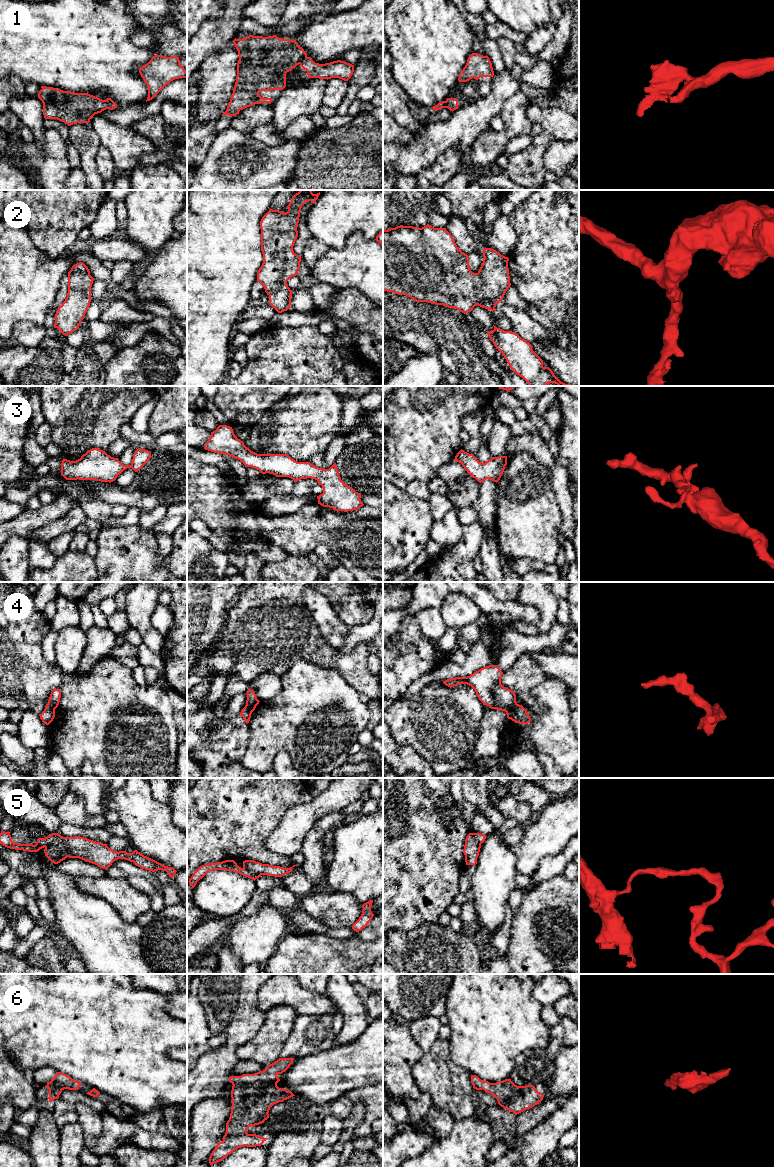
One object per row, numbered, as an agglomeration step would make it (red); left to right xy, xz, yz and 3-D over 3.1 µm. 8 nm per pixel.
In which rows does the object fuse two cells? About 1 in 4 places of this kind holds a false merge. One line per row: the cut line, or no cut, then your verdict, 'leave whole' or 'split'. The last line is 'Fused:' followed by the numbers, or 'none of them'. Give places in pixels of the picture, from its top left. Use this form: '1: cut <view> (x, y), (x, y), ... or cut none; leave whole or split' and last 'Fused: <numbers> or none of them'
1: cut xz (306, 55), (298, 63); split
2: cut none; leave whole
3: cut none; leave whole
4: cut yz (516, 702), (505, 711); split
5: cut xy (62, 836), (44, 846); split
6: cut none; leave whole
Fused: 1, 4, 5

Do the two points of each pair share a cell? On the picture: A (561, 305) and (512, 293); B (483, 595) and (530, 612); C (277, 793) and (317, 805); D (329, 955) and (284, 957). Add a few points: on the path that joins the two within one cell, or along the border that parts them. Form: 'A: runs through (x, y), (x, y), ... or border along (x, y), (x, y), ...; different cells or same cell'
A: border along (511, 284), (527, 303); different cells
B: runs through (495, 606), (513, 607), (518, 611); same cell
C: border along (314, 797), (307, 802), (292, 805), (285, 811); different cells
D: runs through (318, 957), (295, 957); same cell

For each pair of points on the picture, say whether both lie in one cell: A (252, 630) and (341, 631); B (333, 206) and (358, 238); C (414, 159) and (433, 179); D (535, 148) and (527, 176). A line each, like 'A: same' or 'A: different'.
A: different
B: different
C: different
D: same

